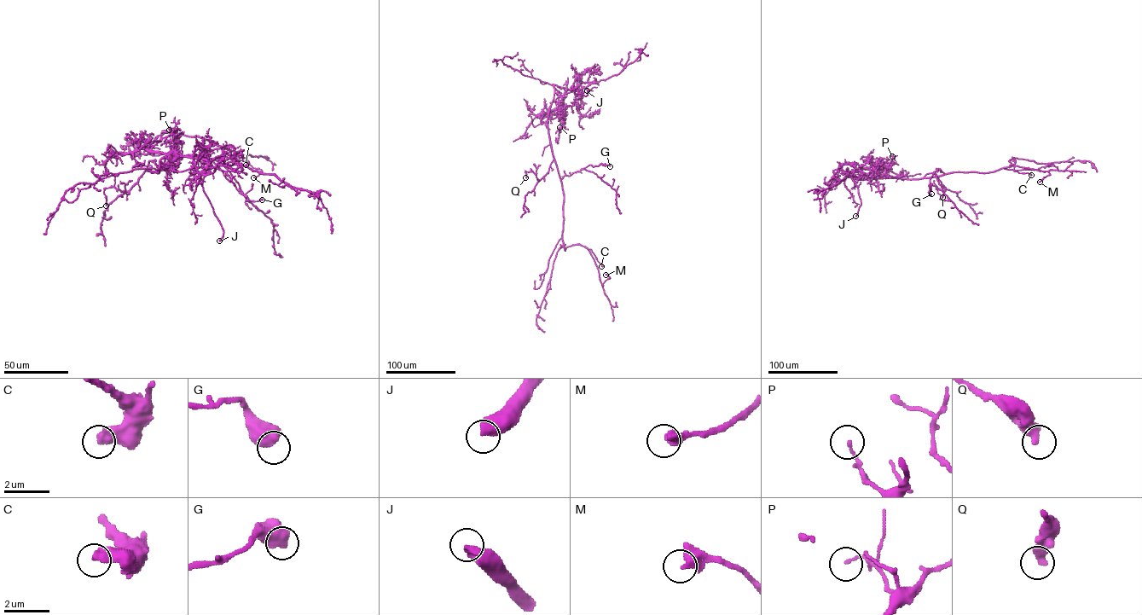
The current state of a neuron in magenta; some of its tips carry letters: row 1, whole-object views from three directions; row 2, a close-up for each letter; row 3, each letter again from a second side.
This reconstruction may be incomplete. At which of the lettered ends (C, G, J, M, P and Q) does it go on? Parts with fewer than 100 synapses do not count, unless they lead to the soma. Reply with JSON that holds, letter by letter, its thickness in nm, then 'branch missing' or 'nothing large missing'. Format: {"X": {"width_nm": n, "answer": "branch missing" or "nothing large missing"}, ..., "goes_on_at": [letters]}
{"C": {"width_nm": 440, "answer": "nothing large missing"}, "G": {"width_nm": 750, "answer": "nothing large missing"}, "J": {"width_nm": 400, "answer": "branch missing"}, "M": {"width_nm": 480, "answer": "nothing large missing"}, "P": {"width_nm": 110, "answer": "nothing large missing"}, "Q": {"width_nm": 460, "answer": "nothing large missing"}, "goes_on_at": ["J"]}

